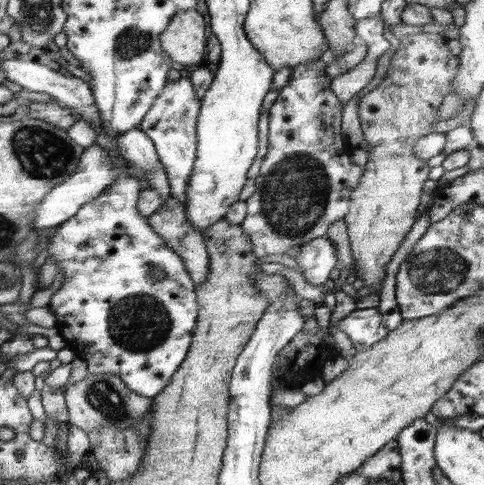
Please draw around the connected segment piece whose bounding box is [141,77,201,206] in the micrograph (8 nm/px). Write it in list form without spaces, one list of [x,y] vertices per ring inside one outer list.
[[[180,77],[178,80],[168,80],[167,86],[156,102],[150,107],[148,114],[141,123],[141,130],[148,136],[157,148],[164,171],[169,174],[172,196],[186,206],[186,189],[193,172],[197,152],[196,123],[201,101],[196,96],[191,80]]]

